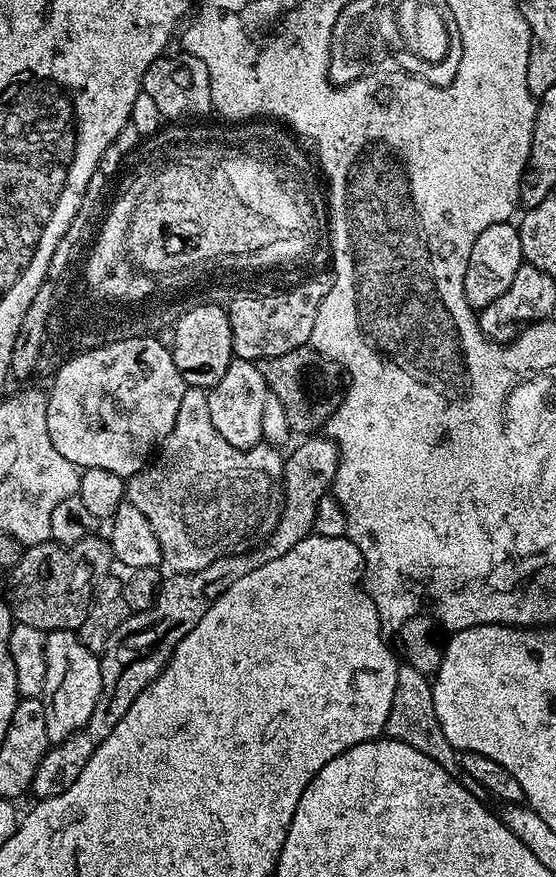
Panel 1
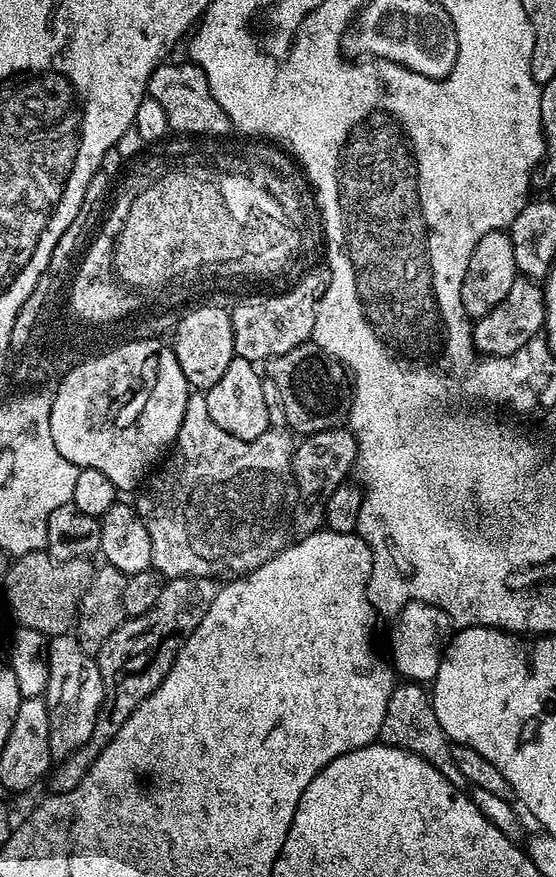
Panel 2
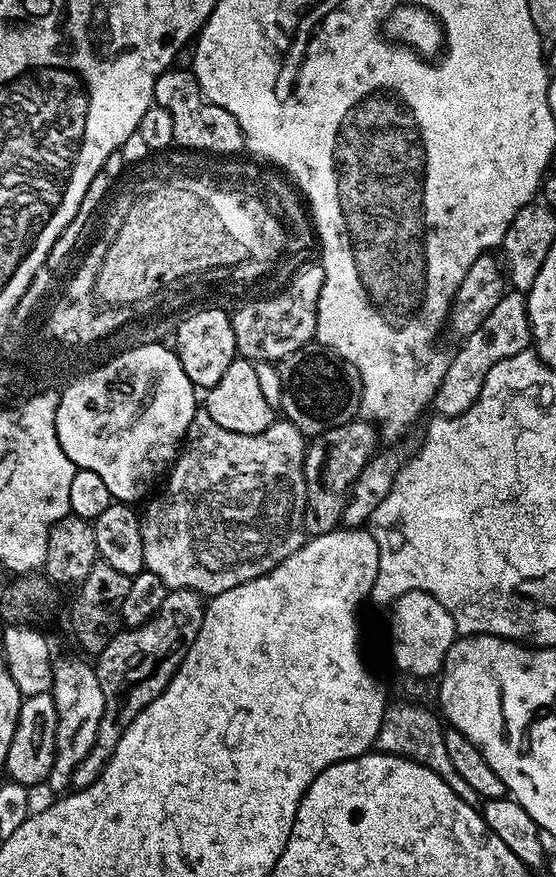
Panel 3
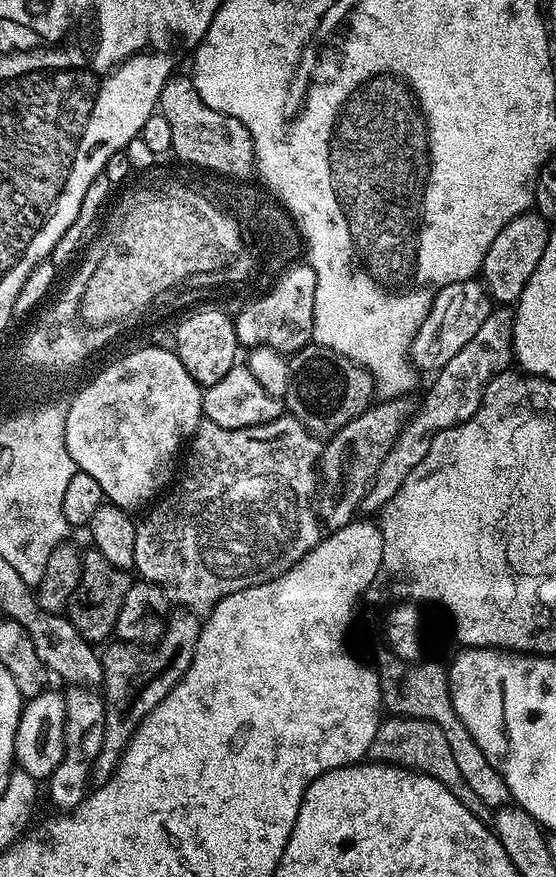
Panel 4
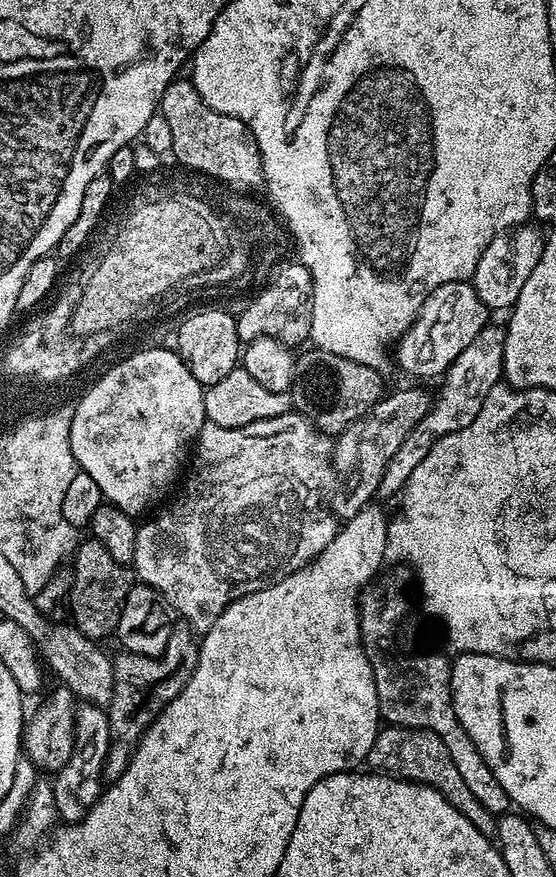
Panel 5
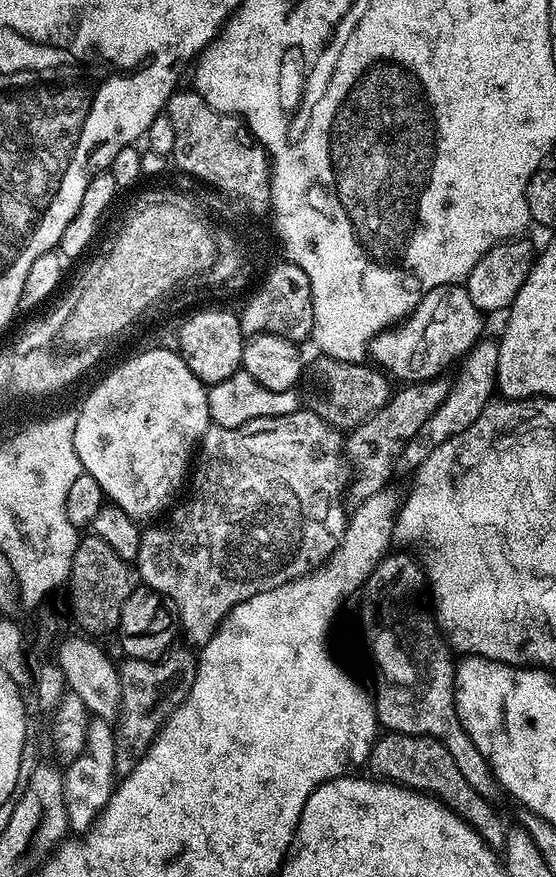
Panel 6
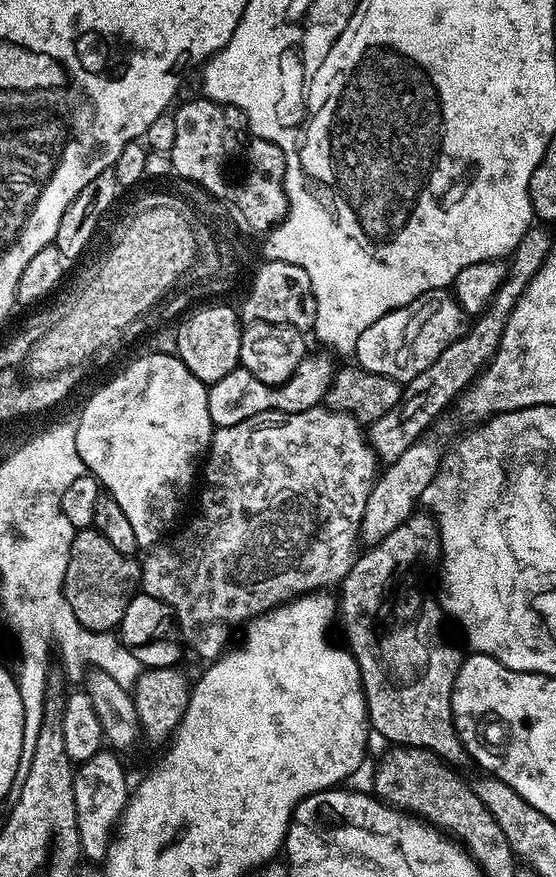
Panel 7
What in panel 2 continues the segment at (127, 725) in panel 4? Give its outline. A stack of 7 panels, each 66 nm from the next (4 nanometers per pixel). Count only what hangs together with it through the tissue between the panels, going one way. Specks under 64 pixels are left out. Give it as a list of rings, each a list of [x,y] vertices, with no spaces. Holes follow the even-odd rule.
[[[173,576],[165,583],[162,594],[158,594],[158,602],[154,602],[154,610],[146,610],[146,614],[141,616],[127,617],[124,624],[118,626],[118,630],[114,630],[114,634],[110,634],[110,638],[106,638],[106,646],[102,646],[102,650],[95,653],[96,665],[100,667],[102,674],[104,693],[102,694],[102,706],[98,710],[98,718],[94,722],[94,734],[90,734],[90,742],[86,742],[86,746],[74,750],[74,754],[59,761],[51,769],[46,784],[52,787],[53,793],[59,794],[74,790],[74,786],[78,786],[78,782],[82,782],[82,778],[86,778],[90,766],[94,766],[98,754],[102,754],[102,750],[112,741],[114,734],[118,734],[118,730],[122,730],[126,718],[130,718],[130,714],[134,714],[134,710],[138,710],[140,703],[150,694],[154,694],[154,690],[158,690],[162,678],[166,678],[166,674],[170,674],[182,646],[188,641],[190,634],[194,634],[198,622],[202,622],[202,618],[206,618],[206,610],[210,610],[210,602],[214,602],[214,598],[220,590],[221,585],[211,576]]]

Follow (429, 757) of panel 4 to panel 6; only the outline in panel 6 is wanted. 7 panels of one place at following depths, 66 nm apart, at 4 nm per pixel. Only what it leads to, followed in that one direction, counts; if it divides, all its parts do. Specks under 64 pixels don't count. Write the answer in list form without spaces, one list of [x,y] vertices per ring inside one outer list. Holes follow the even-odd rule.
[[[388,732],[381,735],[372,746],[372,752],[368,755],[367,767],[373,768],[377,777],[385,781],[423,793],[426,796],[435,797],[451,812],[456,813],[465,820],[473,830],[482,837],[489,848],[493,850],[503,849],[506,825],[504,820],[496,813],[496,804],[487,800],[466,778],[458,771],[454,758],[450,758],[450,750],[442,746],[429,736],[411,736],[410,734],[398,734]]]

